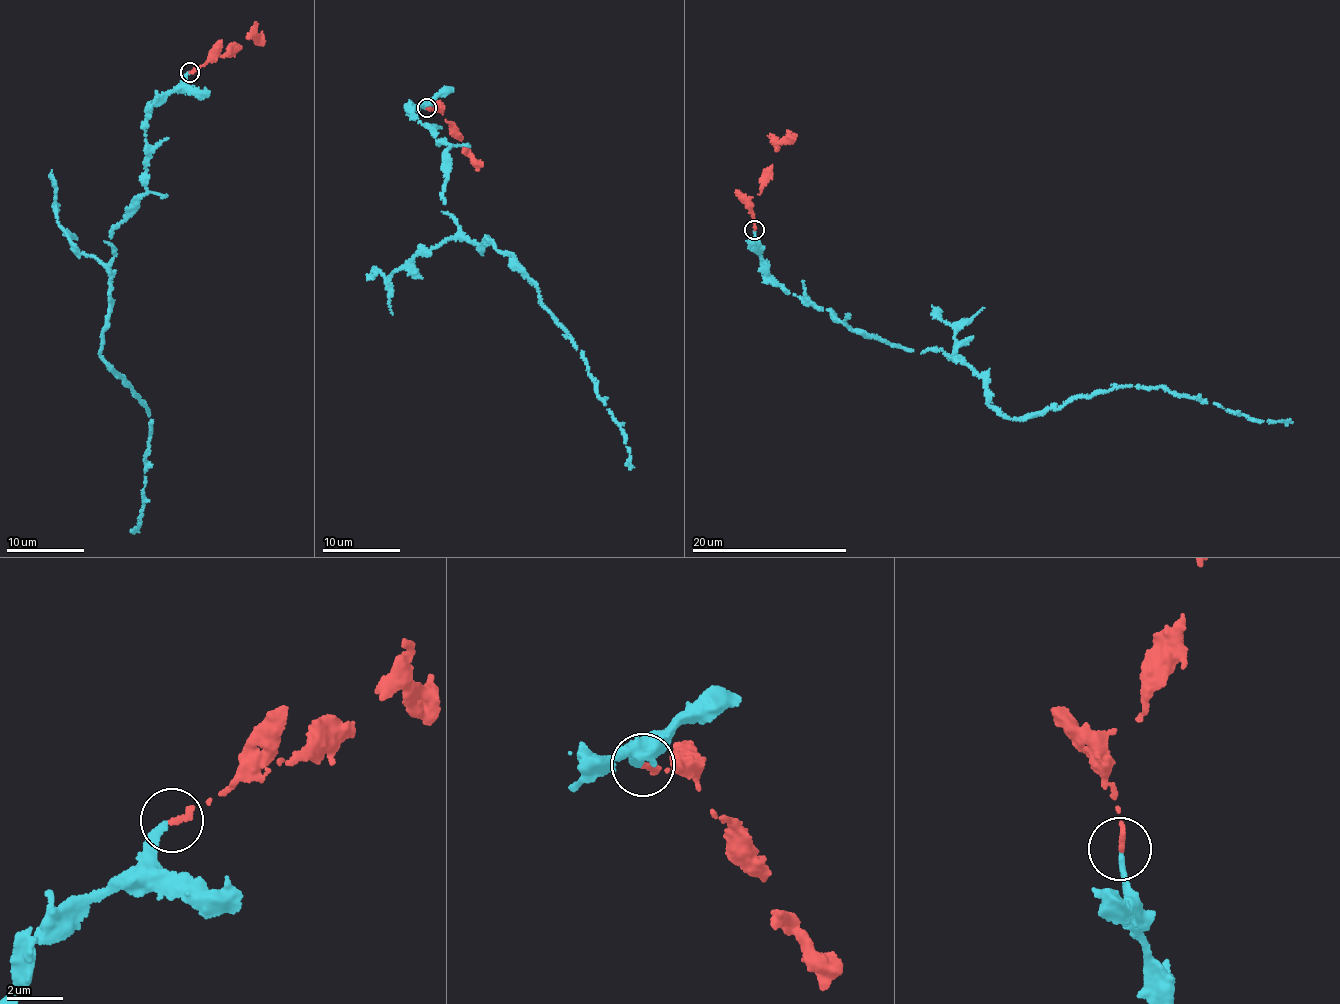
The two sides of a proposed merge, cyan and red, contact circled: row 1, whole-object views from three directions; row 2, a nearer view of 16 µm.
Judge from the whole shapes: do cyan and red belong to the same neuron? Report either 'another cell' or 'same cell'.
same cell

